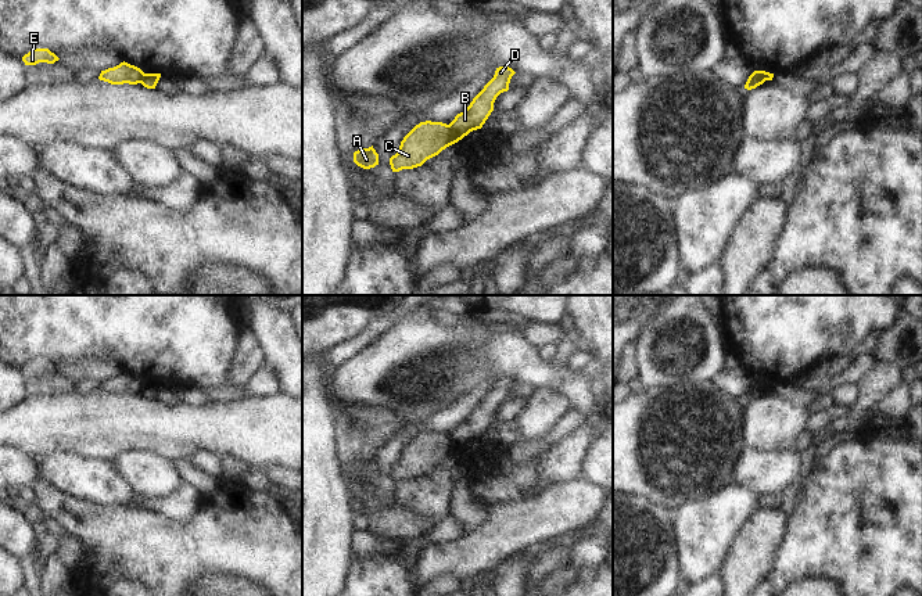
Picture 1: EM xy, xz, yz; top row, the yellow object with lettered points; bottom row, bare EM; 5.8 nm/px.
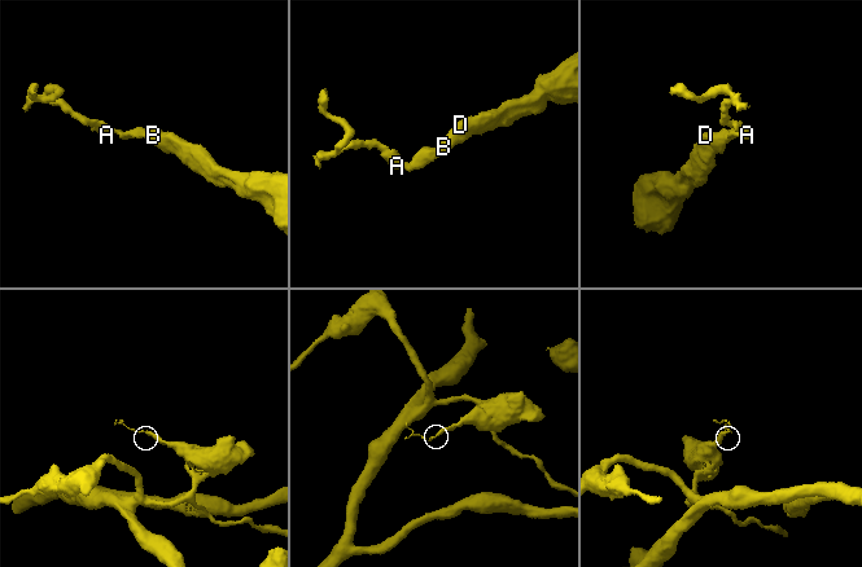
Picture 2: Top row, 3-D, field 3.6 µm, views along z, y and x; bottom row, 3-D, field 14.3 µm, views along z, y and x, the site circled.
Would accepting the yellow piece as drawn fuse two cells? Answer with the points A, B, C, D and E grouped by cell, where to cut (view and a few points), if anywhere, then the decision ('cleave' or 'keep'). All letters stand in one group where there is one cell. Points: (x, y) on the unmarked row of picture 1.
A C E / B D | xz (448, 435), (455, 452) | cleave

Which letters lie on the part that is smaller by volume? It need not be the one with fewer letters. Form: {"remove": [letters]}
{"remove": ["A", "C", "E"]}

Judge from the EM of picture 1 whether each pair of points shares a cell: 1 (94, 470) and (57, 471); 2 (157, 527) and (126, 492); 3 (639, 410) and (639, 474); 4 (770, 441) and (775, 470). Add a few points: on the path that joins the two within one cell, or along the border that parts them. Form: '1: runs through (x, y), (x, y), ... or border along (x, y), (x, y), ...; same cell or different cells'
1: runs through (85, 471), (67, 471); same cell
2: border along (107, 505), (139, 509); different cells
3: runs through (639, 426), (637, 448), (639, 459); same cell
4: border along (745, 448), (756, 451), (789, 449); different cells

